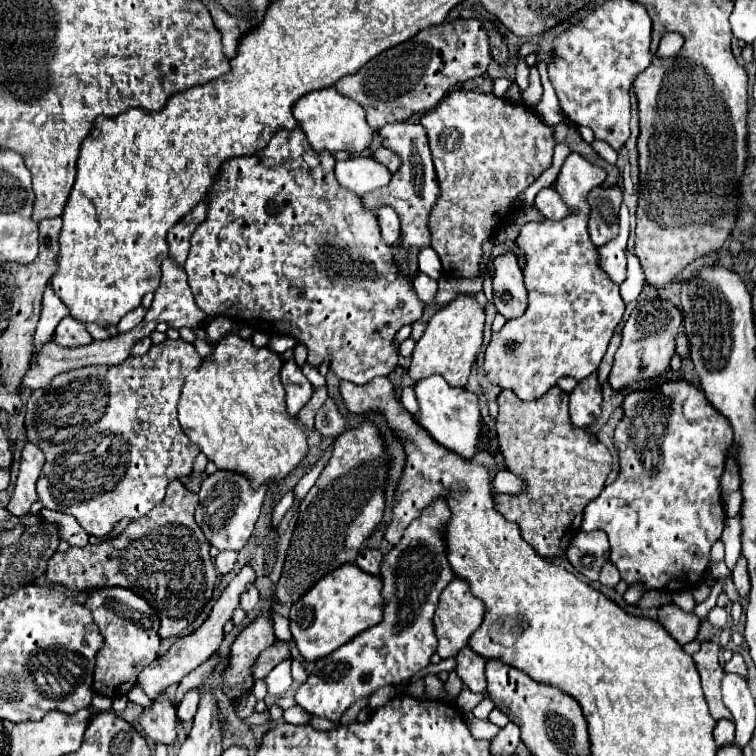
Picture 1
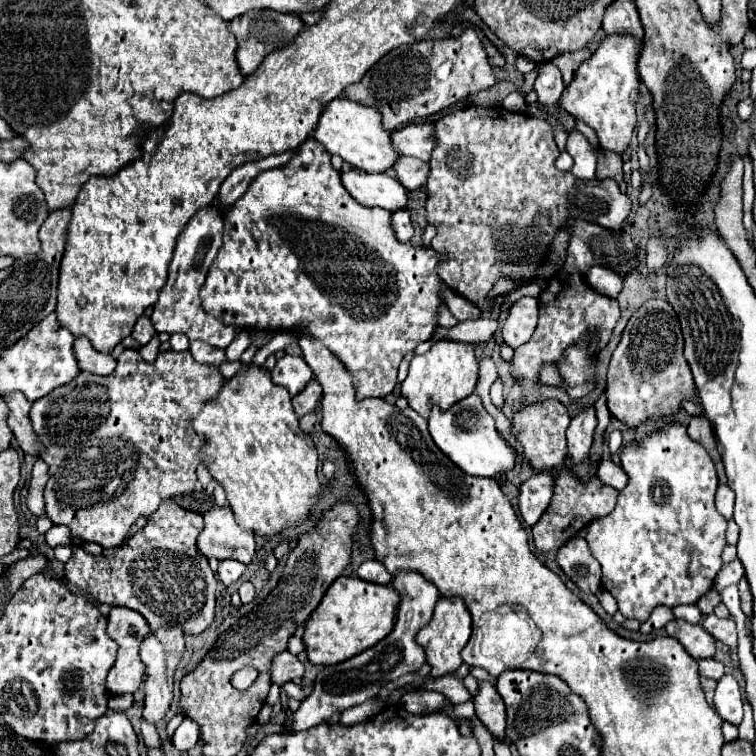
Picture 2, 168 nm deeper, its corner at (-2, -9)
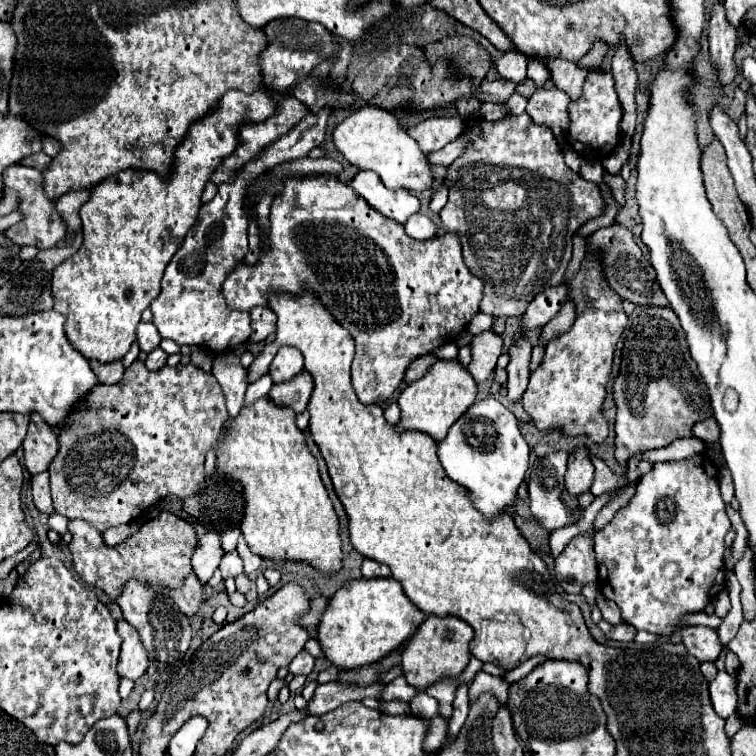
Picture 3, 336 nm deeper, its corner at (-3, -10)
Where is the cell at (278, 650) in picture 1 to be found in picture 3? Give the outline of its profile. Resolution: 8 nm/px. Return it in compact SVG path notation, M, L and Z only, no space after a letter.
M302 650L302 652L292 660L292 664L290 664L290 674L304 674L304 676L308 676L308 674L312 672L312 668L314 668L314 658L310 656L310 652Z

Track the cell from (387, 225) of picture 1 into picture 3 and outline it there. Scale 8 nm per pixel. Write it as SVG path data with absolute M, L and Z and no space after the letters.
M424 214L412 216L412 220L408 220L408 224L404 224L404 226L406 226L406 234L416 240L428 240L428 238L436 236L436 232L438 232L438 226L434 224L434 220L430 220Z

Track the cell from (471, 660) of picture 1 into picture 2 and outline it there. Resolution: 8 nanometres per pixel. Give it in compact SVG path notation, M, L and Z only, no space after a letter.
M479 681L479 691L473 697L473 705L481 723L495 735L505 735L505 703L489 681Z

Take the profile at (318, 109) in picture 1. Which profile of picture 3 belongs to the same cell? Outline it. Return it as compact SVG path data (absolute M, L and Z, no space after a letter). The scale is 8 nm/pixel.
M362 106L354 110L342 124L336 126L334 144L350 164L358 166L360 170L376 172L384 186L390 190L432 190L434 172L428 164L428 156L420 150L418 142L408 136L406 128L398 122L398 118L384 108Z

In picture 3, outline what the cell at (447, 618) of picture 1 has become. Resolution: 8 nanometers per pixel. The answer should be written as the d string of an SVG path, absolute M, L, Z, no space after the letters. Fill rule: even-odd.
M428 616L418 634L408 642L402 652L402 672L406 682L412 684L416 690L426 690L428 686L444 678L458 680L470 660L468 644L472 636L474 630L464 620L458 620L454 616ZM446 630L452 630L452 636L446 636Z

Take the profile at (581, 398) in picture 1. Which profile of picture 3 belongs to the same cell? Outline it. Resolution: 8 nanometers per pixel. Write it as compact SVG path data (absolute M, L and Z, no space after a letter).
M576 448L572 452L572 460L568 460L566 470L566 490L572 496L580 496L590 490L594 478L594 466L588 458L588 450Z

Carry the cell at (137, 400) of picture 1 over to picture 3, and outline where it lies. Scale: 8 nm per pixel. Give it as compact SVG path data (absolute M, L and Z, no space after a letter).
M136 360L136 364L124 372L120 384L100 384L100 388L72 412L72 424L56 430L60 450L48 468L56 512L66 518L86 520L96 530L106 532L112 526L132 522L148 506L170 494L178 498L194 496L196 488L204 484L204 456L214 446L226 420L224 394L212 374L202 372L194 364L164 366L160 372L148 372L144 362Z

